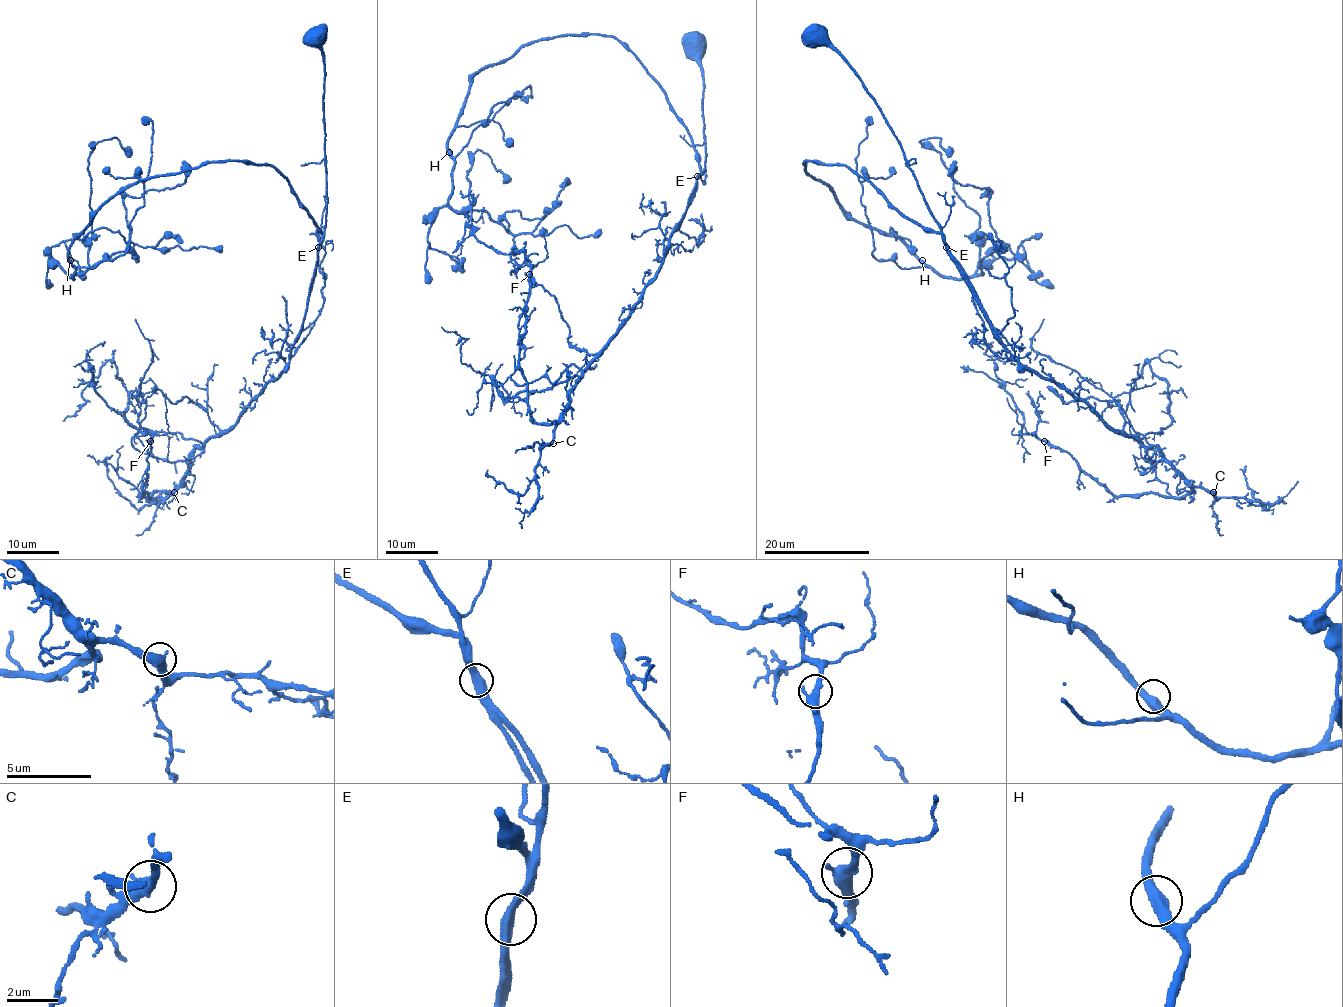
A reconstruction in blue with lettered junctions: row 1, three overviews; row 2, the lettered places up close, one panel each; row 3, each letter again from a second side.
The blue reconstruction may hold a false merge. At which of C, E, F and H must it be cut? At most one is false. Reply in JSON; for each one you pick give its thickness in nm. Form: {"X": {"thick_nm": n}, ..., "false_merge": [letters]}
{"false_merge": []}

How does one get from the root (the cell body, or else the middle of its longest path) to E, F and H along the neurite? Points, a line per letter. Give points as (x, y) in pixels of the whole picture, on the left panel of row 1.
E: (317, 35), (325, 68), (323, 130), (327, 197), (326, 227), (318, 247)
F: (317, 35), (326, 227), (291, 360), (229, 429), (195, 448), (172, 491), (151, 496), (139, 495), (150, 441)
H: (317, 35), (325, 68), (322, 232), (271, 165), (204, 161), (116, 193), (74, 240), (70, 260)

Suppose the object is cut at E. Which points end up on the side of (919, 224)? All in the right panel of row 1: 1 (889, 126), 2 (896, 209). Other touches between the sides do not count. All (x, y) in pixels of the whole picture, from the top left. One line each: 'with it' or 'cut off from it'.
1: cut off from it
2: with it

